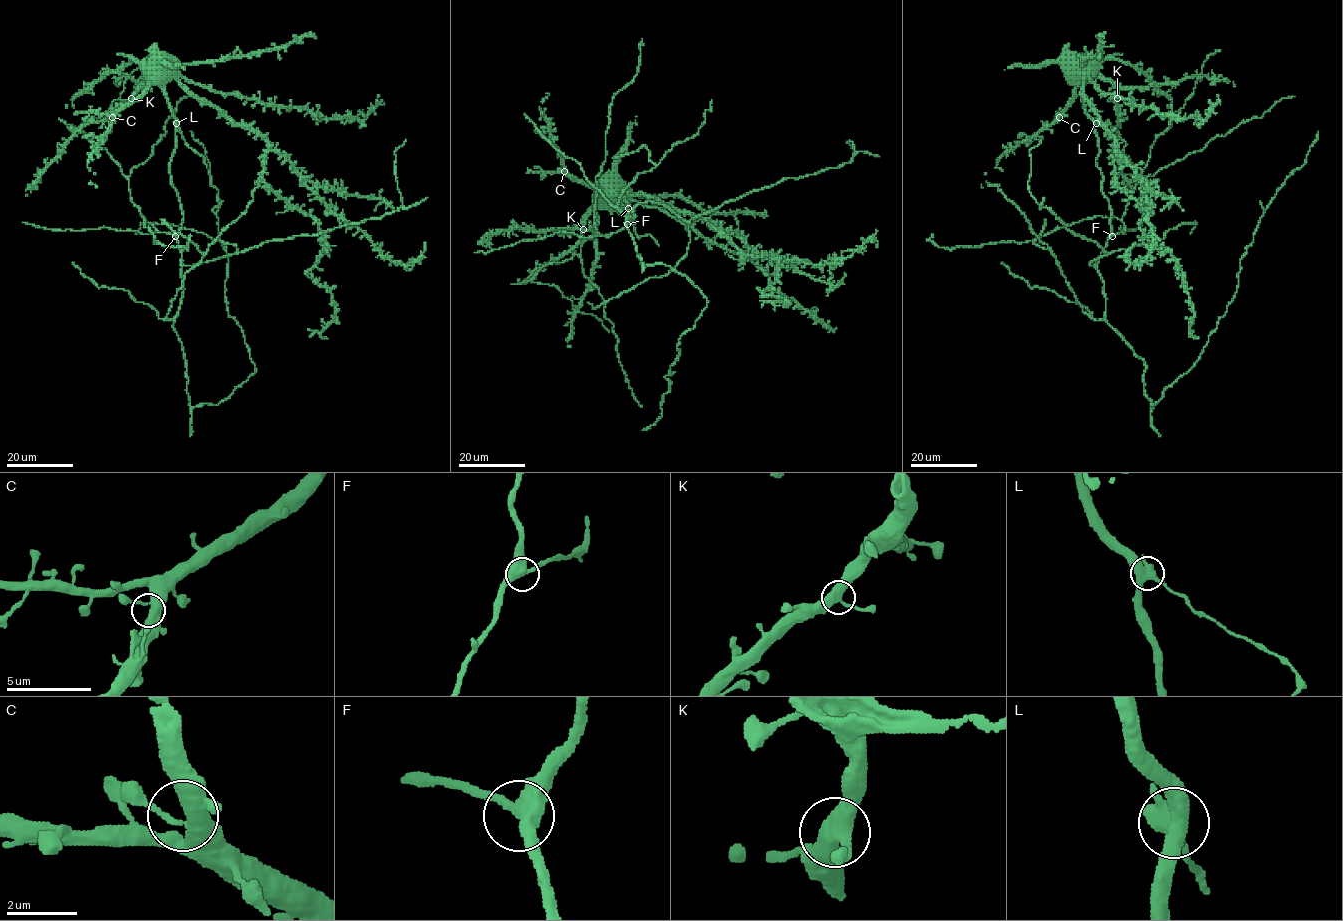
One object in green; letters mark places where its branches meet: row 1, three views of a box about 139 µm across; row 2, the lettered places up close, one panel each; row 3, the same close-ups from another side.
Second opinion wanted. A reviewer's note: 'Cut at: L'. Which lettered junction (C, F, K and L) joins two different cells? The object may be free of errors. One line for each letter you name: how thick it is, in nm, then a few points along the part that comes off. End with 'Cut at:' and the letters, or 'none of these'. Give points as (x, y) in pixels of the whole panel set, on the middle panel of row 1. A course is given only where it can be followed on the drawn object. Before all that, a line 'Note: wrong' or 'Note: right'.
Note: right
L: 480 nm thick; foreign part runs (628, 208), (636, 235), (650, 235), (658, 244)
Cut at: L

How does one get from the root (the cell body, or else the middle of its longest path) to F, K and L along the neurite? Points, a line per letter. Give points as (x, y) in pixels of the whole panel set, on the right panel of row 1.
F: (1062, 63), (1064, 73), (1081, 87), (1084, 109), (1093, 121), (1099, 150), (1096, 163), (1111, 212), (1112, 236)
K: (1062, 63), (1073, 69), (1097, 70), (1118, 90), (1117, 98)
L: (1062, 63), (1064, 73), (1081, 87), (1084, 111), (1096, 122)

